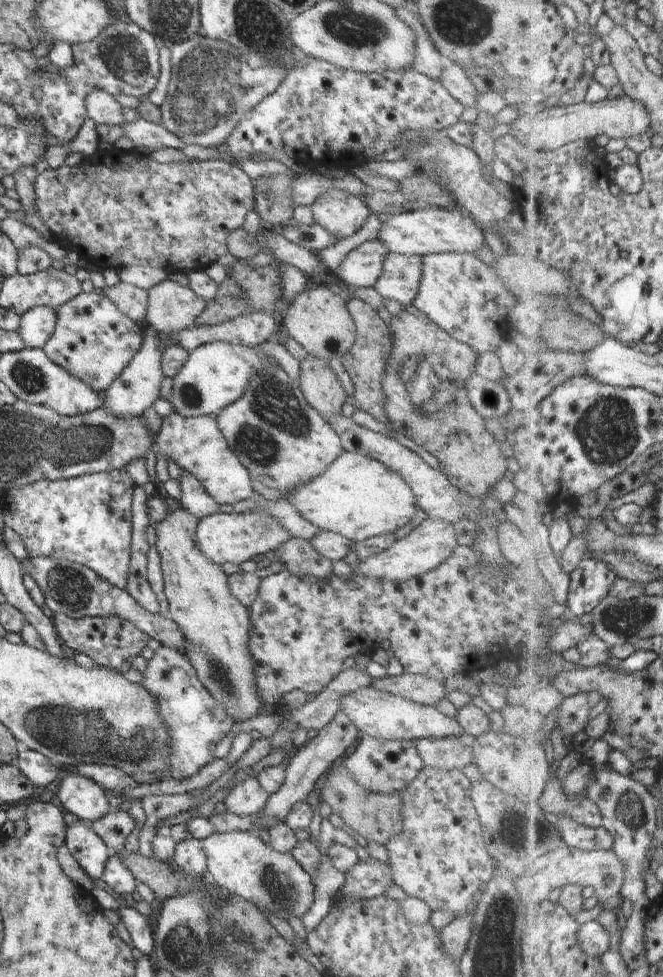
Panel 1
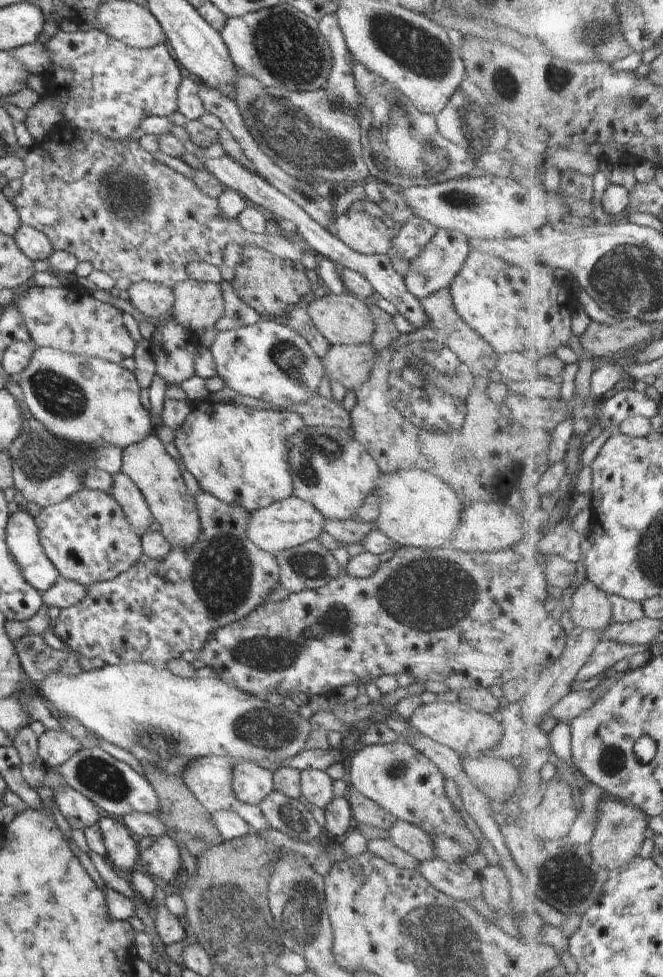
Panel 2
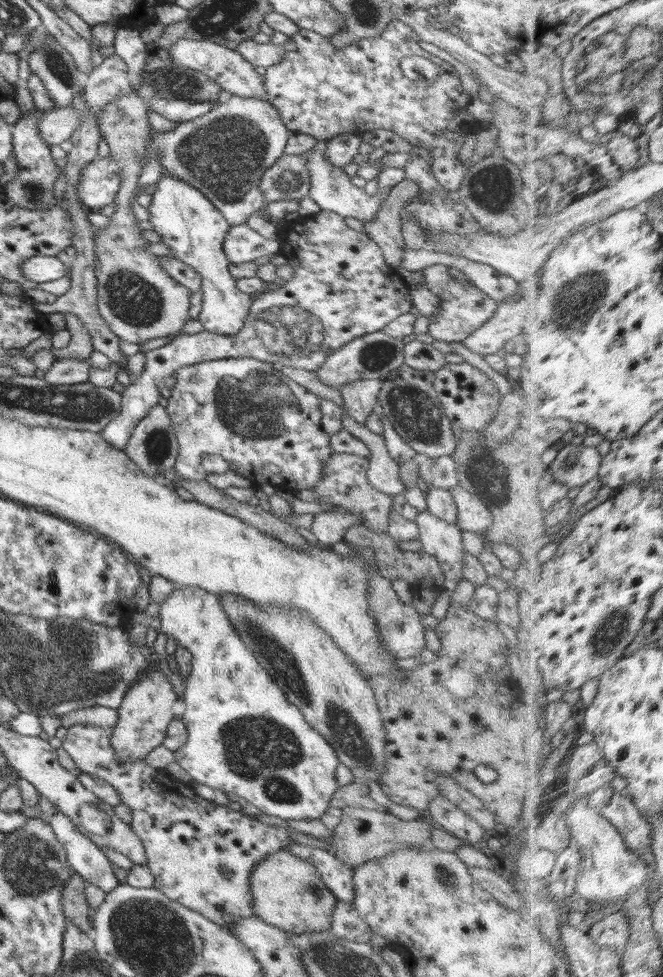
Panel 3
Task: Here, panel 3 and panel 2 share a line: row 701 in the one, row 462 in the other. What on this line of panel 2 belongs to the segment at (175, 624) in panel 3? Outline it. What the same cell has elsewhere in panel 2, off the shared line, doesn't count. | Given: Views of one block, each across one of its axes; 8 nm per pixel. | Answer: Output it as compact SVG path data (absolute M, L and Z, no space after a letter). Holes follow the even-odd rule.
M202 400L190 403L192 412L184 420L184 424L180 424L180 428L176 428L175 432L175 445L173 447L174 452L182 458L182 462L186 465L186 468L192 473L192 476L196 478L201 490L215 496L230 506L238 506L248 510L248 512L254 512L258 509L270 506L273 502L282 502L285 498L290 498L293 495L293 480L292 480L292 468L288 464L288 438L292 438L296 432L300 432L305 427L304 421L298 412L292 412L290 410L276 410L272 407L270 410L260 410L256 407L248 407L245 405L234 405L230 403L211 403L210 401Z

